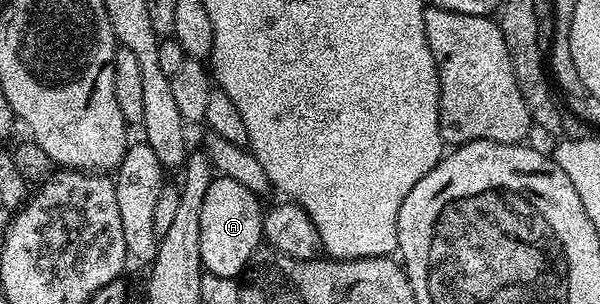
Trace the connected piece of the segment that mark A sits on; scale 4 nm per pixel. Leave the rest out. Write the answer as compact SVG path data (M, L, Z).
M215 176L200 206L200 259L205 272L237 278L250 264L250 256L264 241L264 205L258 201L261 201L259 194L240 187L236 179Z

